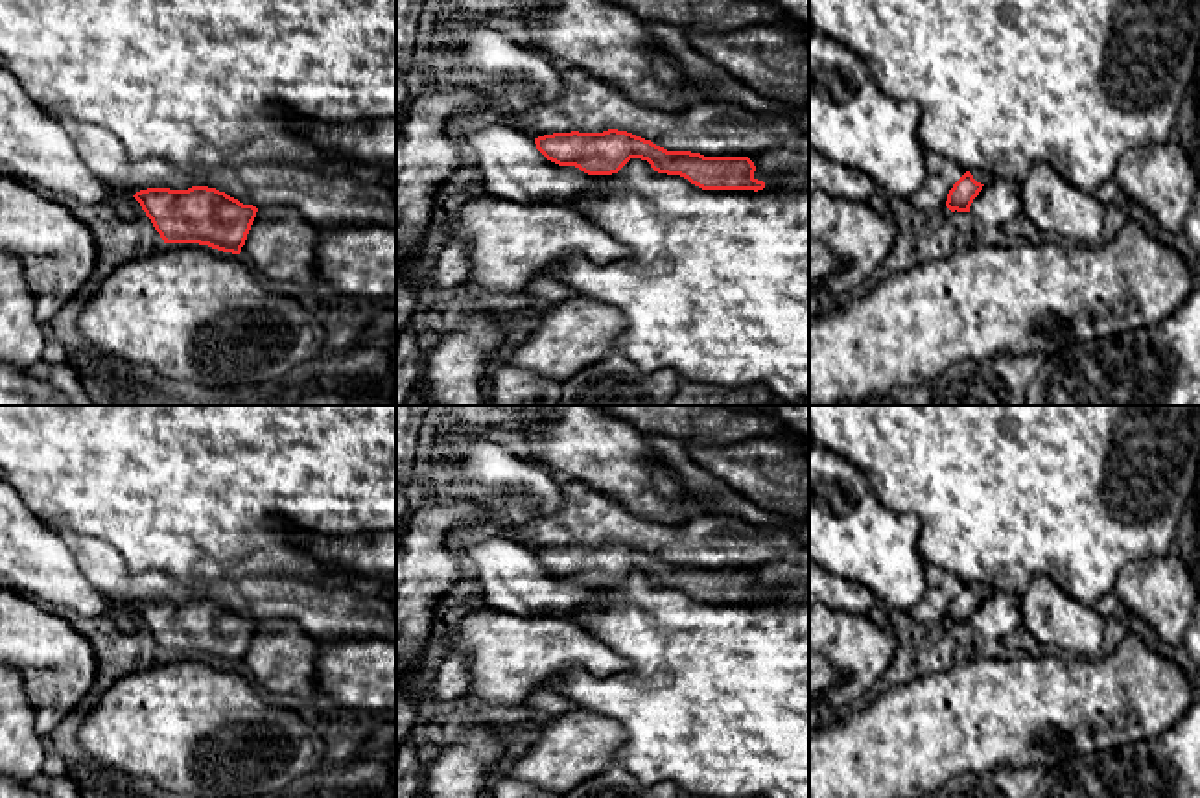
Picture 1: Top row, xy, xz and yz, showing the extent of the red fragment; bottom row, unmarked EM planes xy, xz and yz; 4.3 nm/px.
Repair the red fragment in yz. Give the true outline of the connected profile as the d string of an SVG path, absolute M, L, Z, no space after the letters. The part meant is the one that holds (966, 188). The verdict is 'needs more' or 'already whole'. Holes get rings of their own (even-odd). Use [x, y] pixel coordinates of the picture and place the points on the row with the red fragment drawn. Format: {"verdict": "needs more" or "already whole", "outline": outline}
{"verdict": "needs more", "outline": "M966 171L949 190L946 206L951 212L970 212L973 199L979 195L986 182L994 181L988 171Z"}

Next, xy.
{"verdict": "already whole", "outline": "M208 186L147 188L133 195L164 243L199 243L240 254L258 208Z"}

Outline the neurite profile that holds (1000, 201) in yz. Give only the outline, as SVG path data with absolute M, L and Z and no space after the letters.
M1005 179L986 182L970 206L970 214L984 227L1003 227L1016 219L1021 210L1021 184Z

